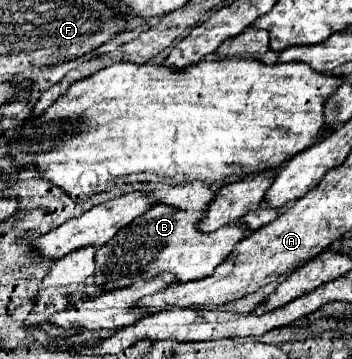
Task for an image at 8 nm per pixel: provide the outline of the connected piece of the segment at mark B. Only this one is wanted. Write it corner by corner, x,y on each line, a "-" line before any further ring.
155,205
145,215
123,227
111,243
105,243
97,249
97,269
95,283
105,289
121,289
131,283
137,283
145,277
155,277
159,273
171,271
179,281
193,281
201,277
209,277
219,263
223,263
235,245
245,237
247,225
229,223
213,233
199,231
199,223
207,215
207,207
193,211
181,211
169,205

